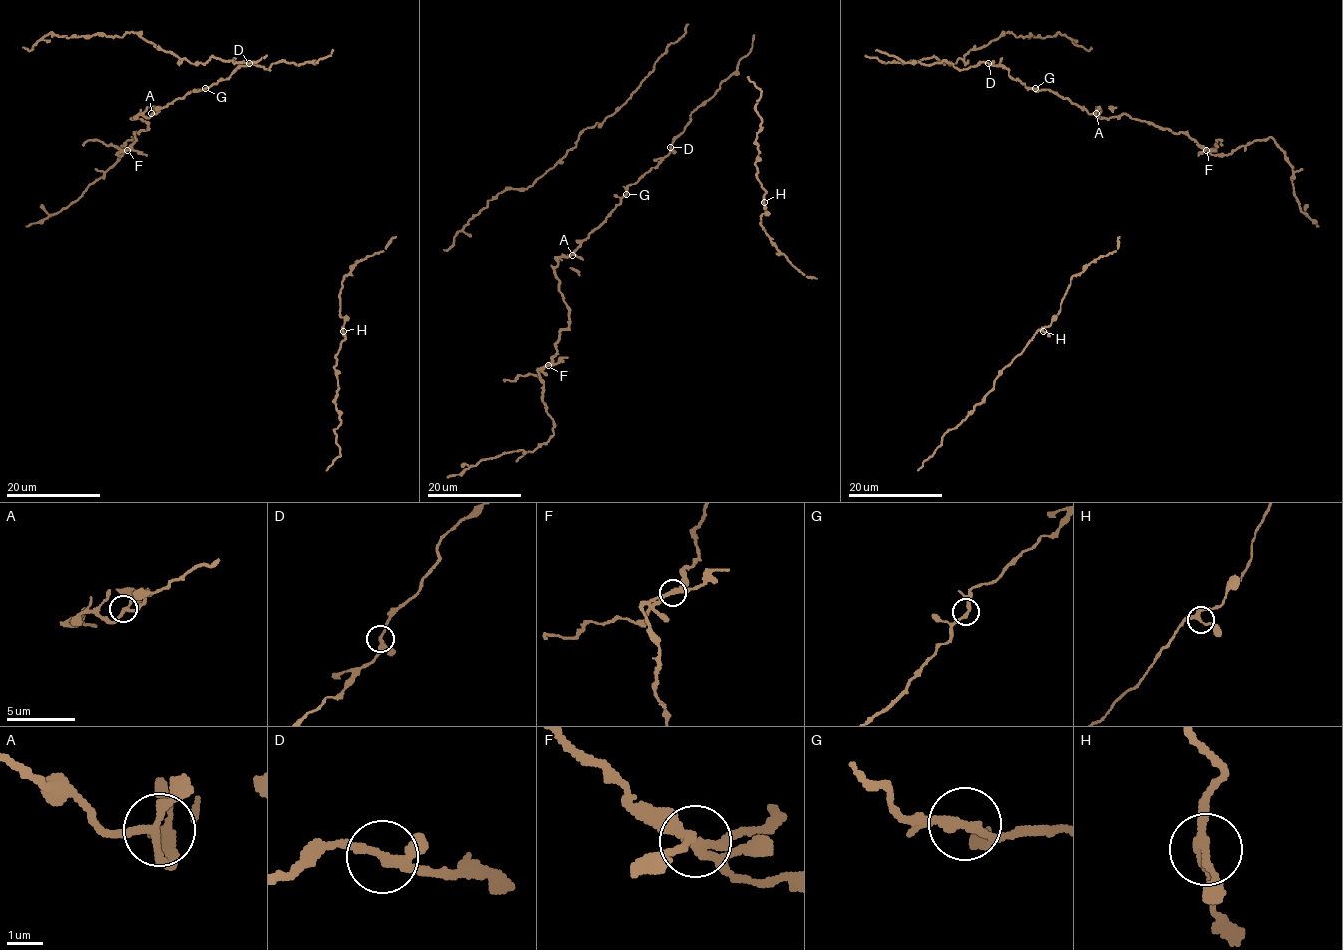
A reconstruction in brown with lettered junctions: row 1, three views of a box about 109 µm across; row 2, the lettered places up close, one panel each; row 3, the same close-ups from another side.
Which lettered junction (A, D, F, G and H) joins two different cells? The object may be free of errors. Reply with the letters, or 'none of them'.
F

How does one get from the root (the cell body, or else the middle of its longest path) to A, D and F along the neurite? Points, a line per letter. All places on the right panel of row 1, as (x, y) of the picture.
A: (1033, 90), (1050, 90), (1089, 113), (1096, 113)
D: (1033, 90), (1014, 80), (1005, 67), (988, 64)
F: (1033, 90), (1050, 90), (1097, 118), (1097, 114), (1109, 118), (1125, 113), (1174, 133), (1187, 133), (1206, 150)

